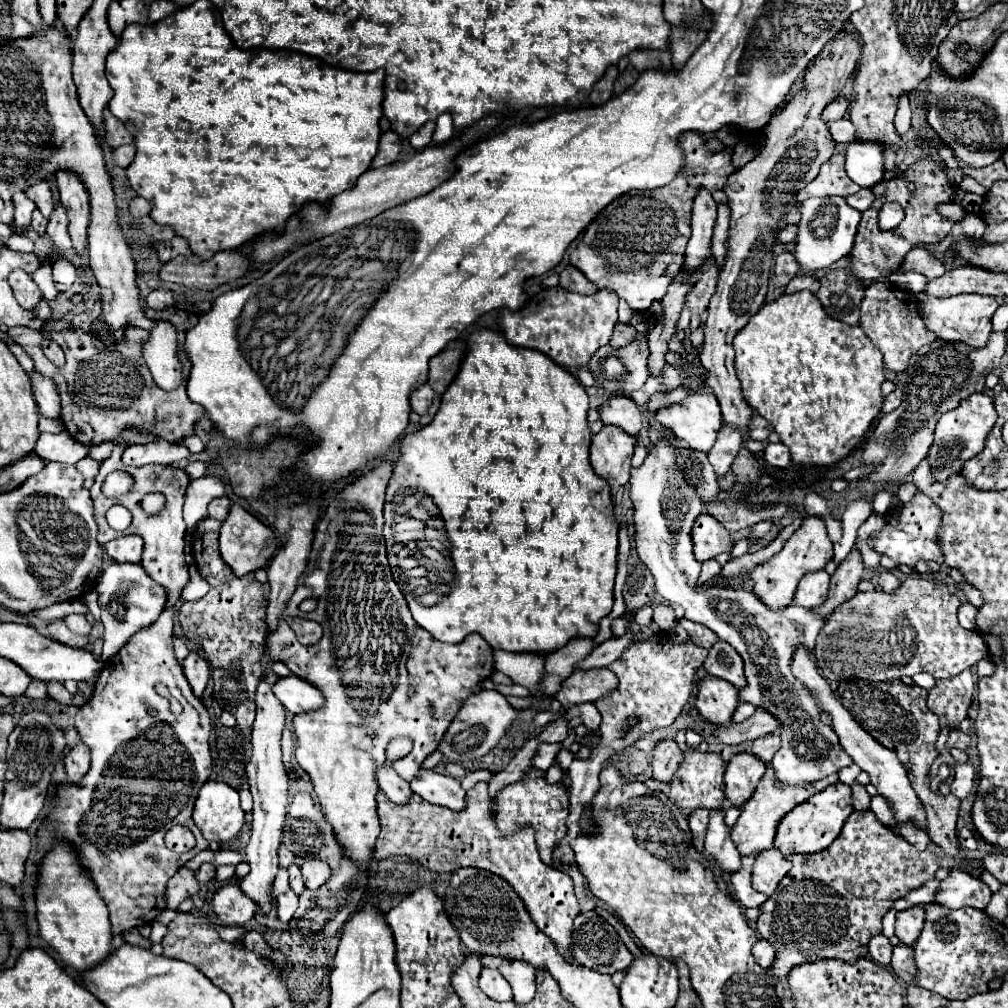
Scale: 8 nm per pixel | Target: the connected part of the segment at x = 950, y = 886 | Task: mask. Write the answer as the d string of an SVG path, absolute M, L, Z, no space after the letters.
M951 871L951 875L941 881L935 903L943 903L945 907L975 907L985 909L991 899L991 889L983 879L977 879L965 871Z

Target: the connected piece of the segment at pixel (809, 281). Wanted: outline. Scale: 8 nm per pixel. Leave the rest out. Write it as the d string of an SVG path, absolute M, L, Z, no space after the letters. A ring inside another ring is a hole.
M797 275L789 281L789 285L785 287L785 293L795 293L795 291L801 291L801 289L809 289L809 291L817 291L819 289L819 281L811 275Z

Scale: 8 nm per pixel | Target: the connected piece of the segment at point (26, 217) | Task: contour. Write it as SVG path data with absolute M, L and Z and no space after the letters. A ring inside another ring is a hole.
M15 193L13 195L15 203L15 227L29 227L31 225L31 213L35 211L35 203L27 199L25 193Z

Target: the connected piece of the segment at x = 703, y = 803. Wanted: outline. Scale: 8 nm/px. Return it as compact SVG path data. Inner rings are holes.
M687 747L683 751L683 761L673 775L673 781L669 783L669 787L671 787L669 797L681 809L685 809L683 811L685 815L689 815L691 809L695 809L695 807L707 807L707 809L725 807L725 809L729 809L725 793L723 793L723 773L725 773L725 761L719 753L699 751L697 747Z

